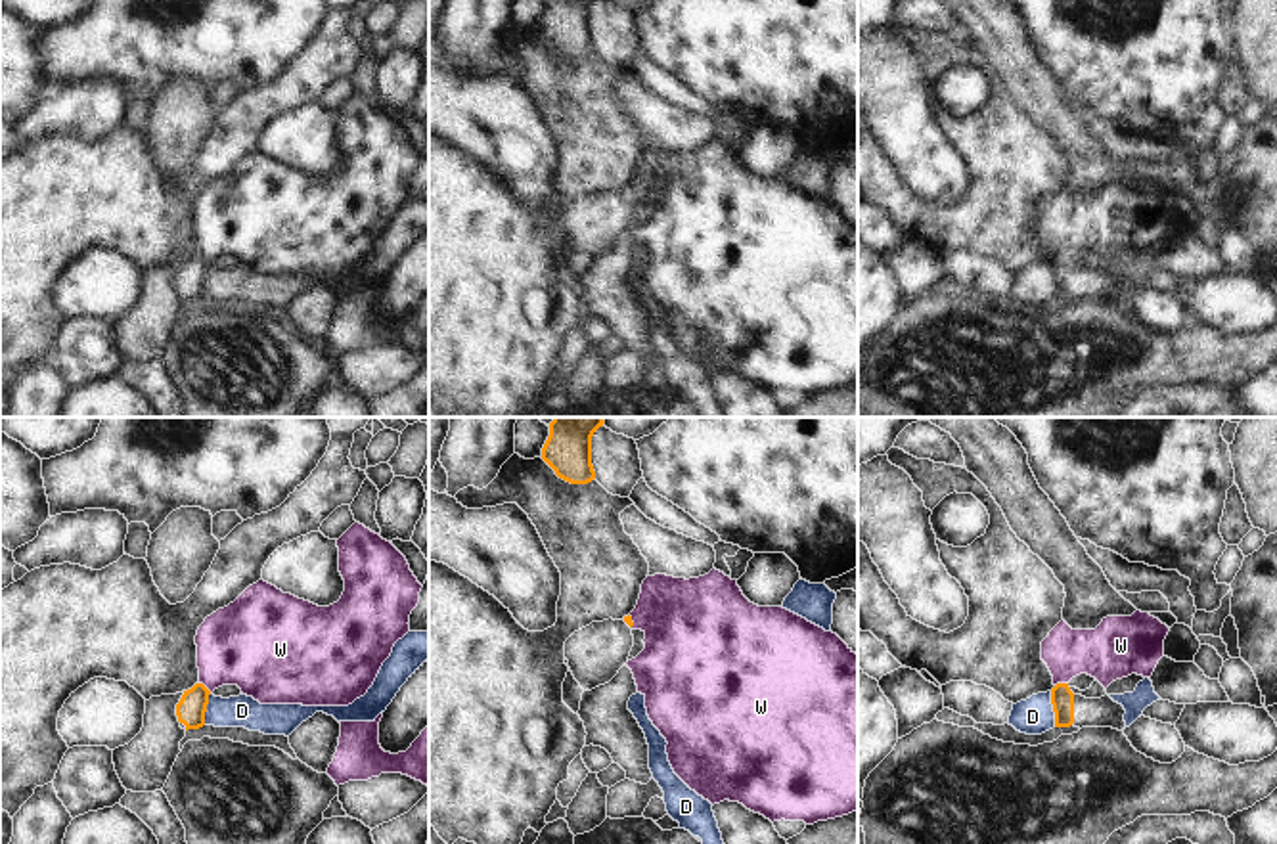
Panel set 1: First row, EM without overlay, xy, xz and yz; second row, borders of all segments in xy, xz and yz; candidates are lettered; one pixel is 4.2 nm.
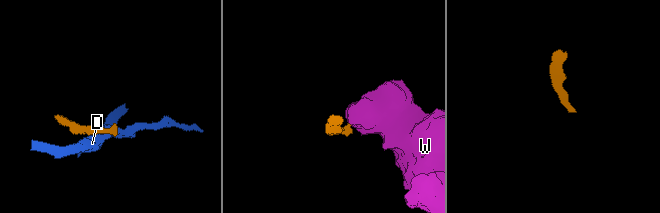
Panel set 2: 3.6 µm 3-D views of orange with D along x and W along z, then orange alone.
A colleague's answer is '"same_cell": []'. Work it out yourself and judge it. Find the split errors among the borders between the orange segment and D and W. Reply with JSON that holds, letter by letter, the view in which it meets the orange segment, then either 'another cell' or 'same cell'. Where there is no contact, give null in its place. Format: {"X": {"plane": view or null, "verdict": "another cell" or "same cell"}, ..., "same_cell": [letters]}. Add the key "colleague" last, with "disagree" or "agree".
{"D": {"plane": "yz", "verdict": "another cell"}, "W": {"plane": "yz", "verdict": "another cell"}, "same_cell": [], "colleague": "agree"}

